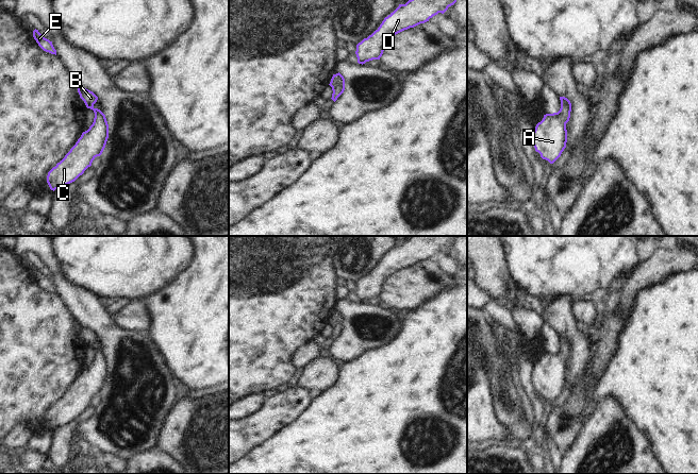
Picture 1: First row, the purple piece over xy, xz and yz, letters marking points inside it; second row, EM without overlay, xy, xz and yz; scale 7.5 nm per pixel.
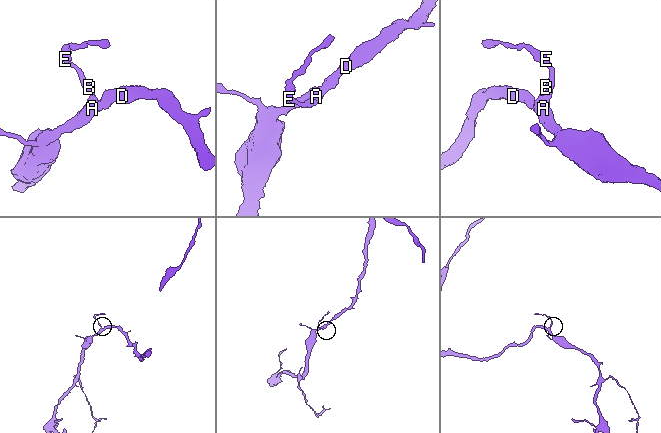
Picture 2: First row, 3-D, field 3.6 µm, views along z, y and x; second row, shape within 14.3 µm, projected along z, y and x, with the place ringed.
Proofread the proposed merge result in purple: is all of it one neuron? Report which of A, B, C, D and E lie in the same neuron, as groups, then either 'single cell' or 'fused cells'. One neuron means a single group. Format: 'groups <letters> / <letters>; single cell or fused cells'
groups A B C D E; single cell

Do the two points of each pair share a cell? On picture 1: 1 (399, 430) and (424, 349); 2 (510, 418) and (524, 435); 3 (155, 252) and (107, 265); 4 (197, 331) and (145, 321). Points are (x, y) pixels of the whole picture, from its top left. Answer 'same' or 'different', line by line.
1: same
2: same
3: same
4: different

